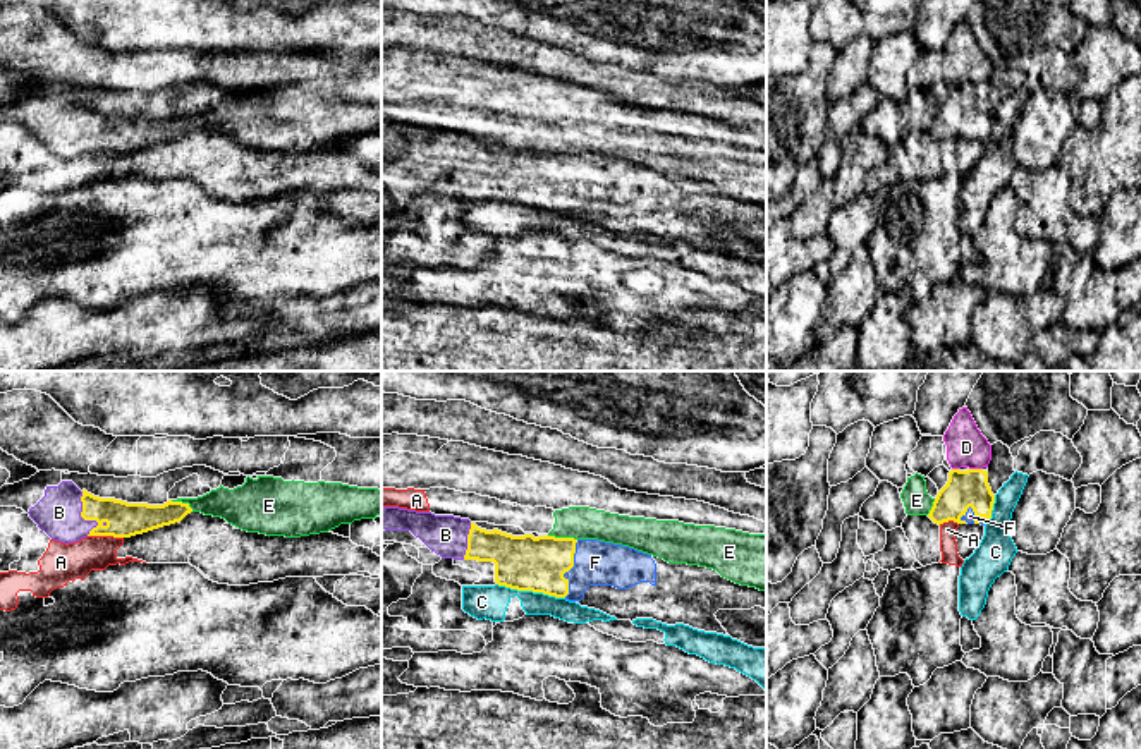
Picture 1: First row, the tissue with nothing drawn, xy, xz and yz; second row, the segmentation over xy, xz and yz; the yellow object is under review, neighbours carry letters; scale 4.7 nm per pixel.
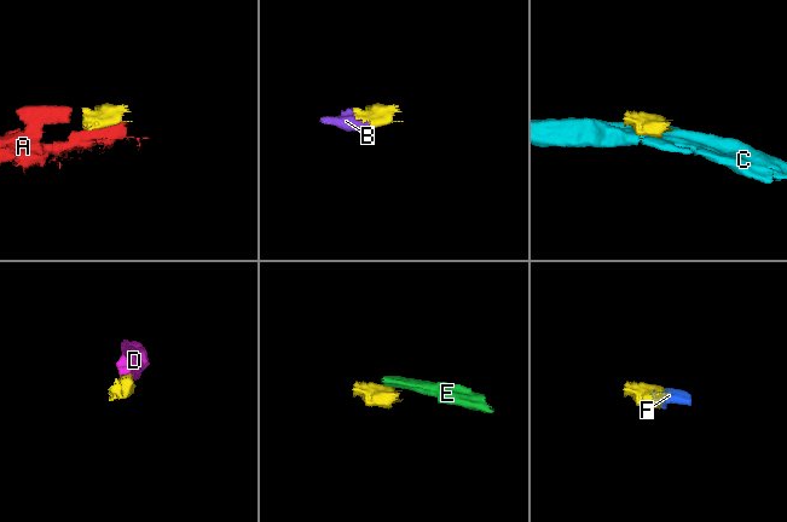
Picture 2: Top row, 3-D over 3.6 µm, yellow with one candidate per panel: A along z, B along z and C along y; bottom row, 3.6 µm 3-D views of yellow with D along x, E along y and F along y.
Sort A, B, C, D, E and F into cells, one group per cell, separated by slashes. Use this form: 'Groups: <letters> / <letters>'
Groups: A / B F / C / D / E

